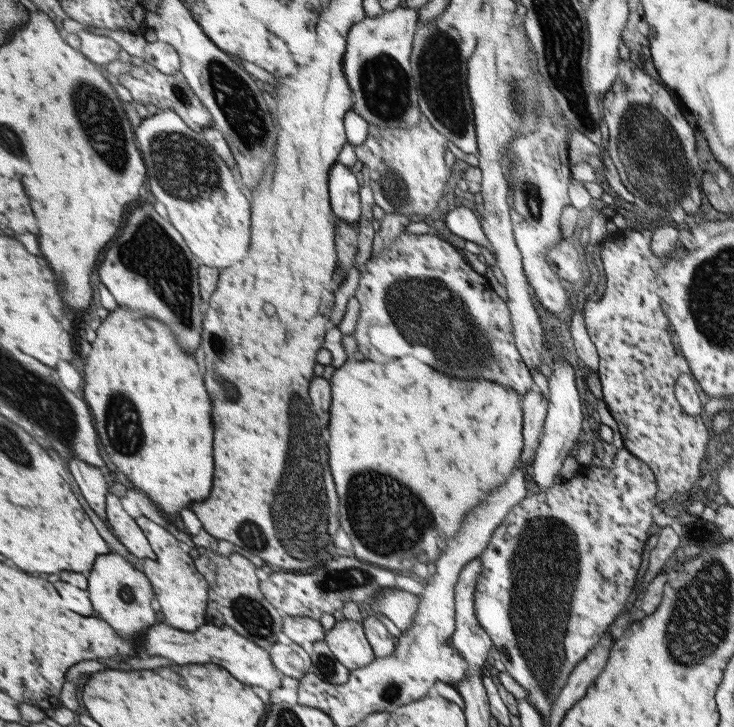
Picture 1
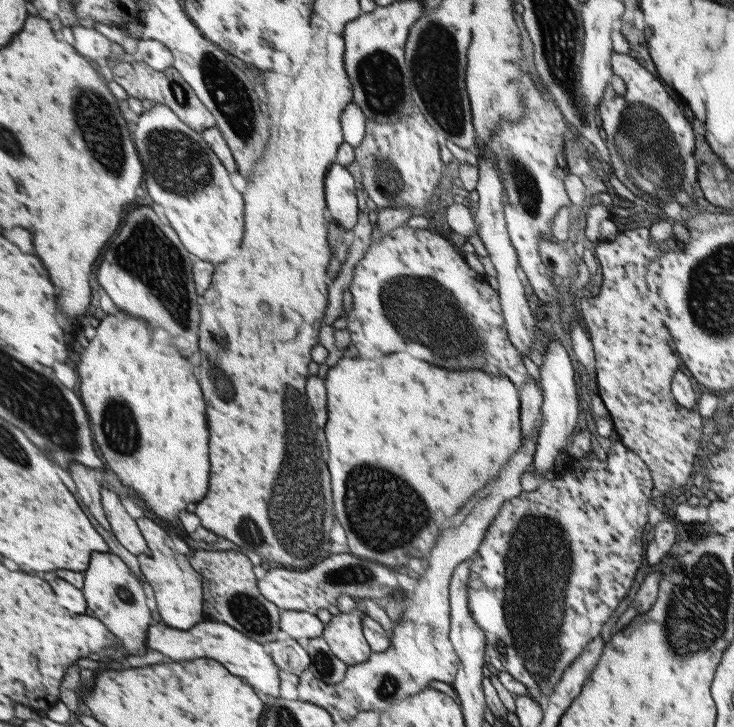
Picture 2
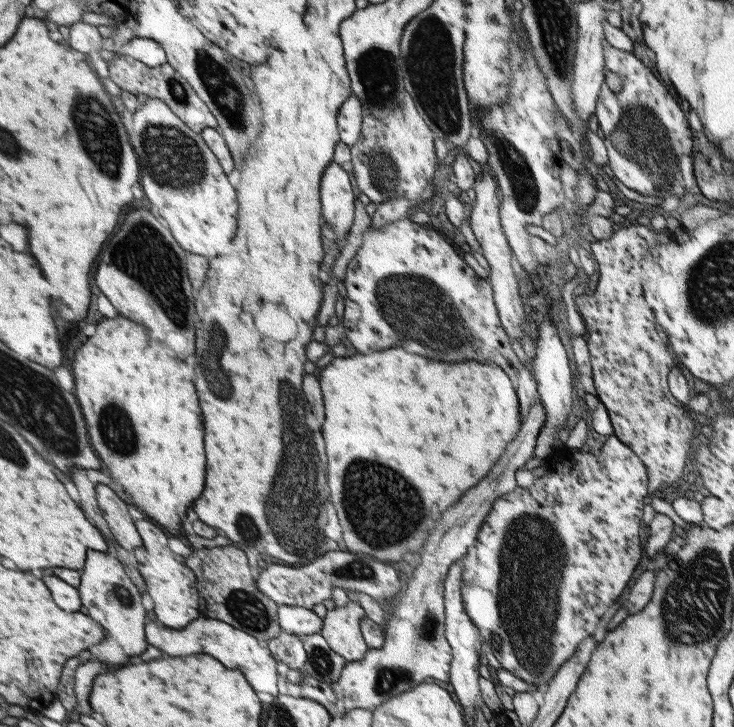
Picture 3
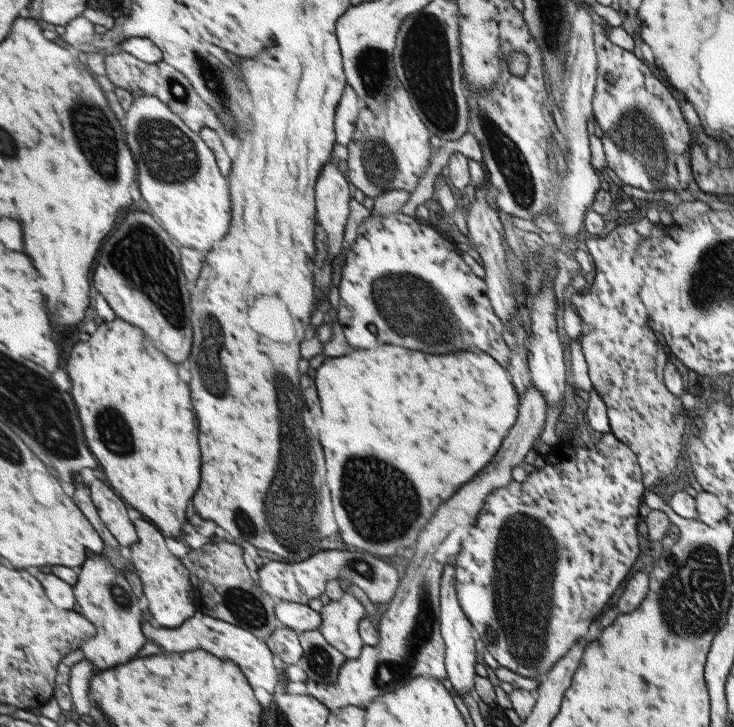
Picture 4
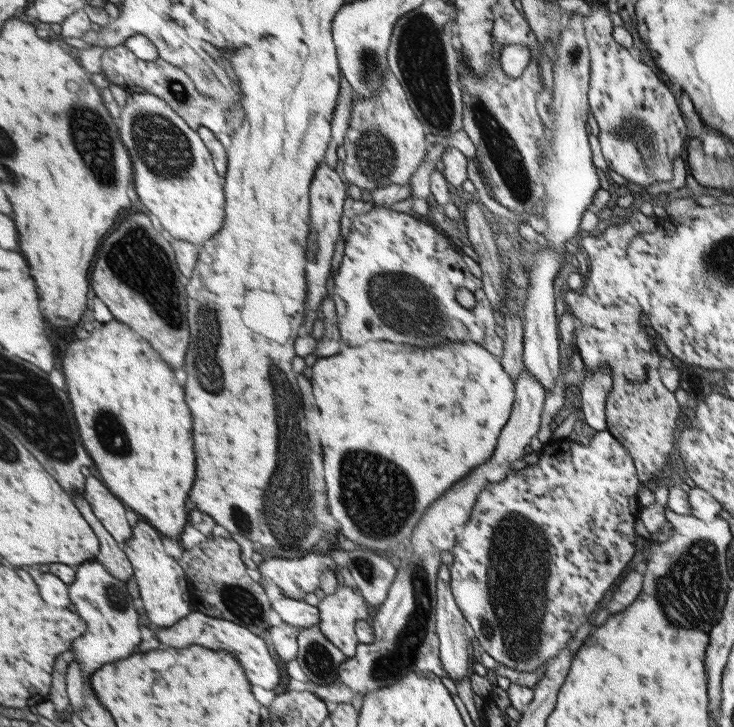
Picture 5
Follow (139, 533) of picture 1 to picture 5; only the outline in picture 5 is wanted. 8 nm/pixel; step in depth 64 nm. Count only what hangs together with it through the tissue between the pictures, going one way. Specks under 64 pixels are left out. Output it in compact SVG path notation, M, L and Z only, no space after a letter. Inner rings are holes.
M90 476L86 496L92 502L94 512L114 535L116 542L125 543L132 537L132 526L126 518L123 502L120 502L118 496L114 496L110 489L102 484L102 480L98 480L96 476Z

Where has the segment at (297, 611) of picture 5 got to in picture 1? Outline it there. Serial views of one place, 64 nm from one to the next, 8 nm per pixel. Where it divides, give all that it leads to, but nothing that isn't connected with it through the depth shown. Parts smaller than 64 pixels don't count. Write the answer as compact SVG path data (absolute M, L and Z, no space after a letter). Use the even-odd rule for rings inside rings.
M286 615L284 634L294 643L308 649L312 644L324 640L325 628L314 617Z

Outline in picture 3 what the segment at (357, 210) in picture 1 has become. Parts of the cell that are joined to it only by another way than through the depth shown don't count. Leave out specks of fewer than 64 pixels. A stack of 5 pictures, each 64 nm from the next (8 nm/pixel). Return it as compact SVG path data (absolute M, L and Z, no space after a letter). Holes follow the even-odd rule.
M336 162L326 167L326 180L322 180L322 218L342 240L354 221L354 190L350 176Z

